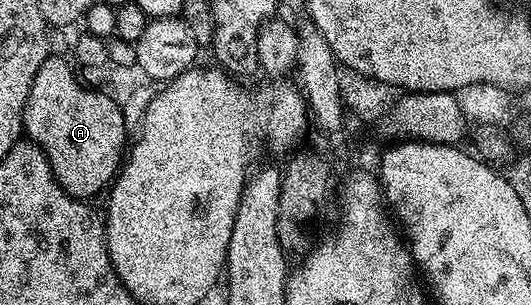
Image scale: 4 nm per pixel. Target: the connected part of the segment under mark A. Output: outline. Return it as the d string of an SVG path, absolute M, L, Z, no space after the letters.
M49 56L45 64L37 68L37 76L33 76L33 88L29 92L29 100L23 113L23 134L43 149L45 156L51 161L53 176L65 192L75 198L91 200L94 194L99 194L102 190L104 193L119 173L125 158L125 147L128 145L129 119L123 113L122 105L111 100L102 89L84 85L70 61L67 63L65 59L55 57Z

